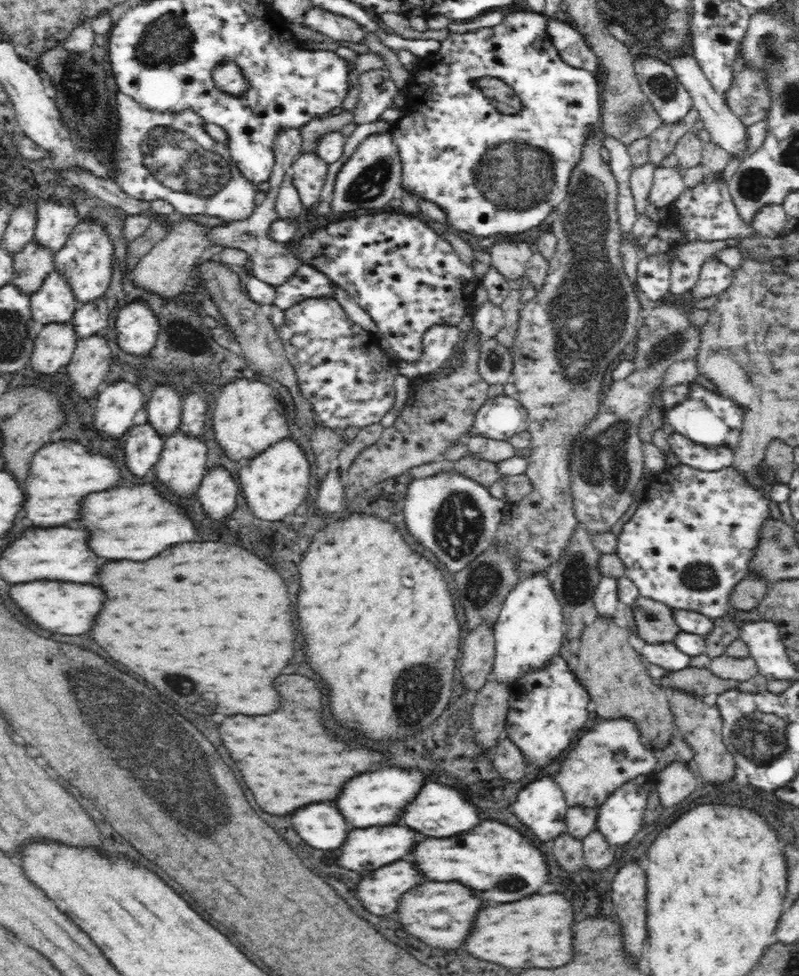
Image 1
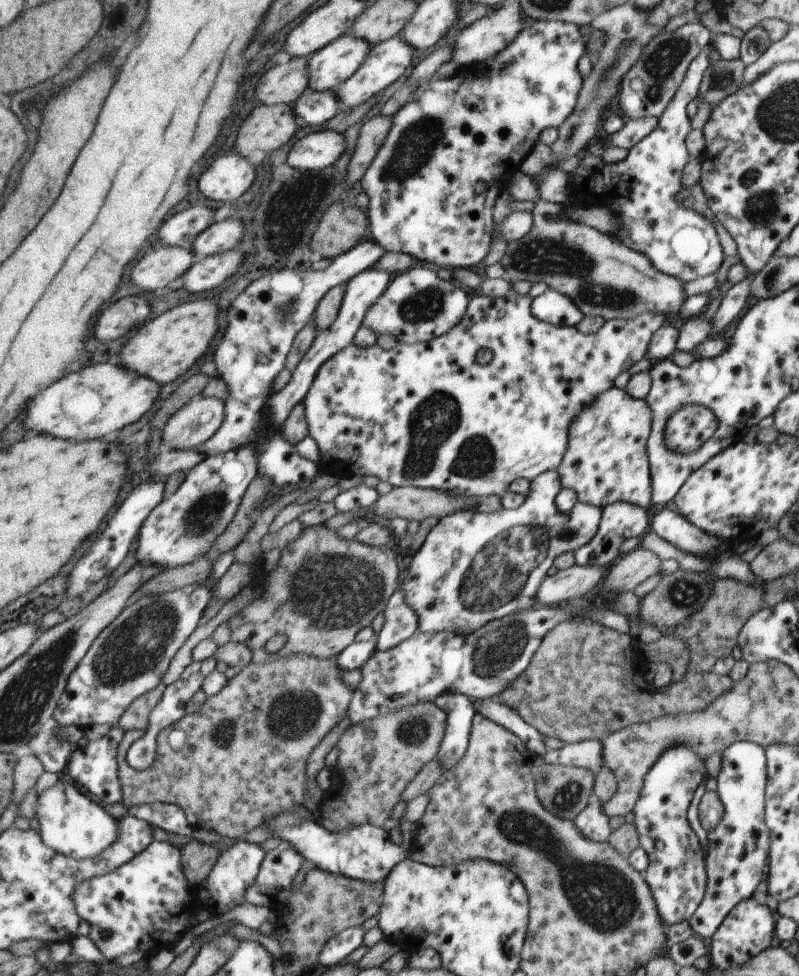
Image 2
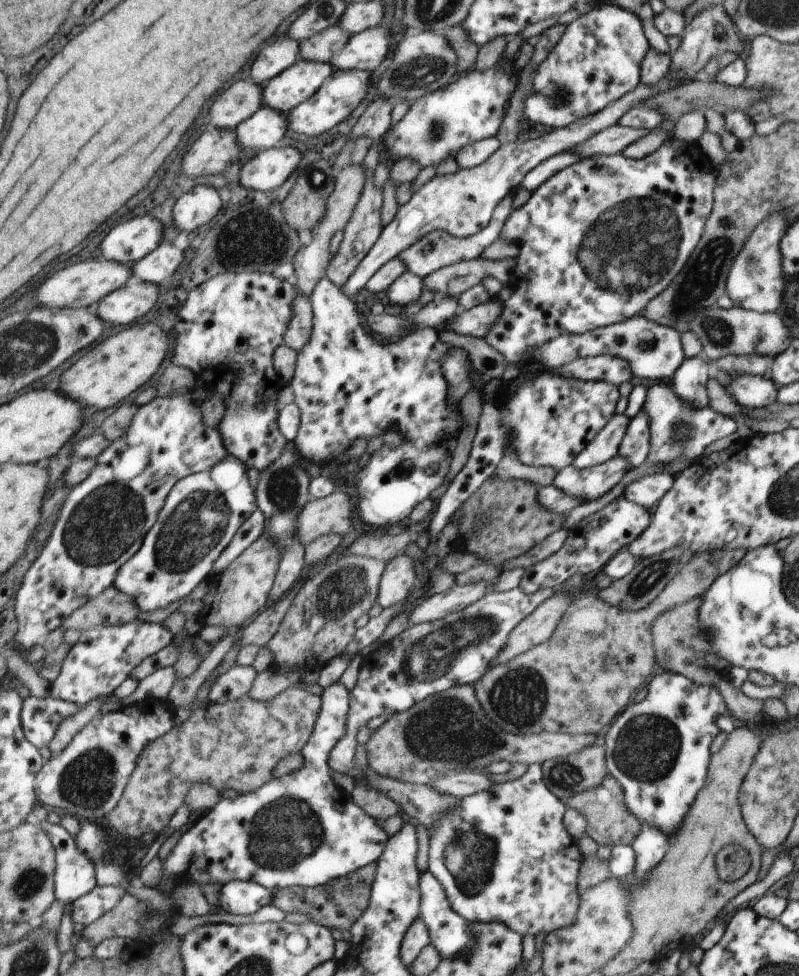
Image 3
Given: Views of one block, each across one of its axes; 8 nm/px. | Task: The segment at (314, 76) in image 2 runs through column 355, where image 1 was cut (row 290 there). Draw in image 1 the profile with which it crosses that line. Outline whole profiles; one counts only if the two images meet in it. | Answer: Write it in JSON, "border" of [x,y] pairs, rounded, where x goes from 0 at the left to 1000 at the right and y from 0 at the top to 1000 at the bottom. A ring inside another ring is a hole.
{"border":[[[70,275],[55,286],[48,297],[38,302],[40,325],[54,333],[81,331],[90,328],[100,316],[98,306],[90,300],[90,294],[80,282]]]}

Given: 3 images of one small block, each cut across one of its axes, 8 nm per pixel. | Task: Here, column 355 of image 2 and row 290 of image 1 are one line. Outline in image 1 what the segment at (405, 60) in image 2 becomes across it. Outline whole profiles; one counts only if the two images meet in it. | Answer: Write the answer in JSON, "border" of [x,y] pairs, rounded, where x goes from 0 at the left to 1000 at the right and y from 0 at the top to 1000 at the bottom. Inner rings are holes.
{"border":[[[110,225],[99,227],[85,243],[83,251],[69,258],[68,275],[85,286],[90,300],[99,311],[115,309],[128,304],[128,301],[136,296],[140,285],[140,262],[143,262],[143,252],[133,236],[120,225]]]}

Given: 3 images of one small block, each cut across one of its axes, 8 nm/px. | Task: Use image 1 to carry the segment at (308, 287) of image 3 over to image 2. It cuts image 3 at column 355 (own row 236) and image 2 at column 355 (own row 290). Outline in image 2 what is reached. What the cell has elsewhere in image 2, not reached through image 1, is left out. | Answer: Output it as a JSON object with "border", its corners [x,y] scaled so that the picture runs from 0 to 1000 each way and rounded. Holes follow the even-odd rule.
{"border":[[[478,118],[464,121],[452,131],[446,156],[441,160],[434,189],[443,189],[454,181],[467,162],[471,162],[491,129],[491,119]]]}

